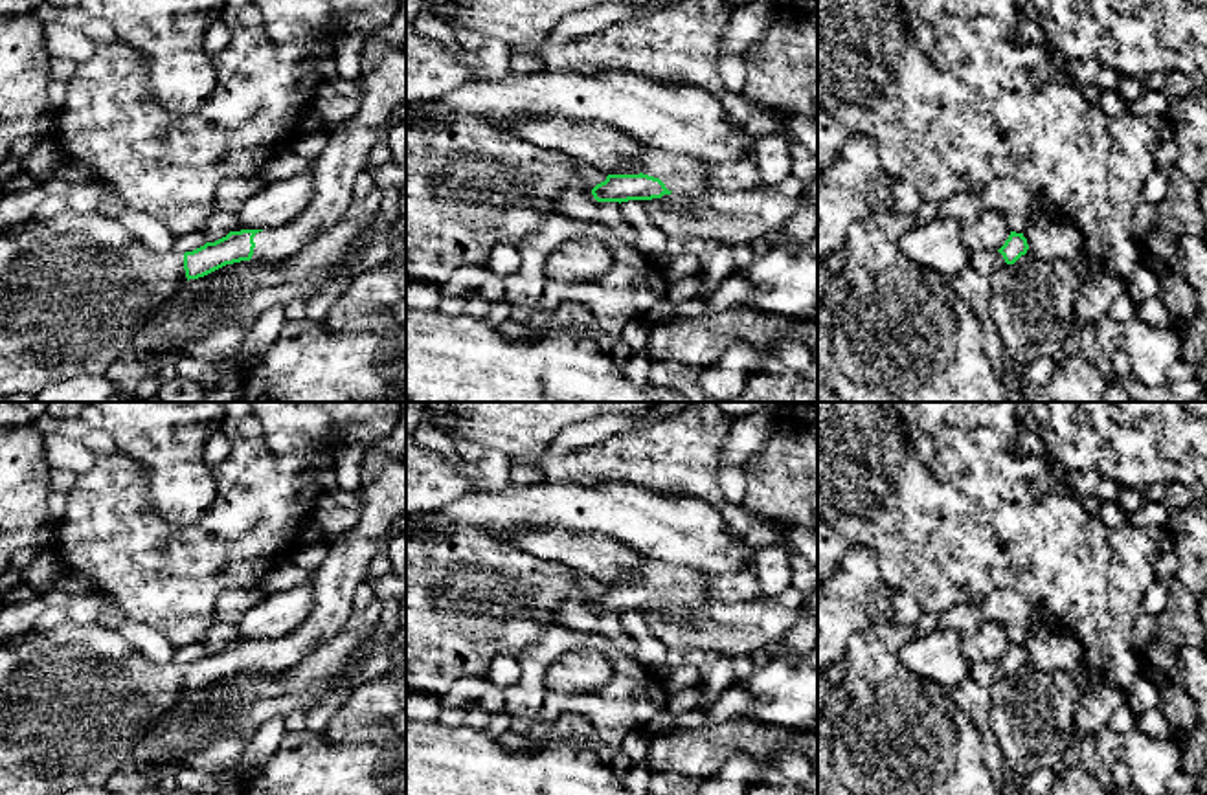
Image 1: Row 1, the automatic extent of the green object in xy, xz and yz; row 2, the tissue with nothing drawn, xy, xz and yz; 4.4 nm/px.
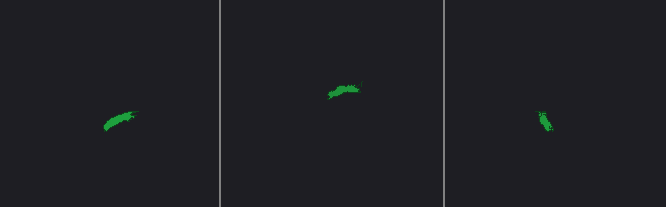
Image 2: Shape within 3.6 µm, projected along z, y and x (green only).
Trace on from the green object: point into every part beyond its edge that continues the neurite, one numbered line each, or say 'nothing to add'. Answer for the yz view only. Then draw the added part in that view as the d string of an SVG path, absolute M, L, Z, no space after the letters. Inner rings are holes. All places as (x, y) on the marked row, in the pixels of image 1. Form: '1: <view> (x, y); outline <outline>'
1: yz (985, 261); outline M981 250L972 253L972 268L981 274L990 277L992 274L996 274L998 270L1001 270L1005 266L1005 259L998 250Z

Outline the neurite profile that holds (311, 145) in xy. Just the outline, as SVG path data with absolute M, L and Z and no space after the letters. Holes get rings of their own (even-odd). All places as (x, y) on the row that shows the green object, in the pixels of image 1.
M316 130L310 134L298 134L288 147L303 158L316 160L325 151L327 143L329 132Z

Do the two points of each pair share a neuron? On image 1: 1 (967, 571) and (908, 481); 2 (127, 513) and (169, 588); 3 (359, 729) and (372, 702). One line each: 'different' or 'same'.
1: same
2: same
3: same

